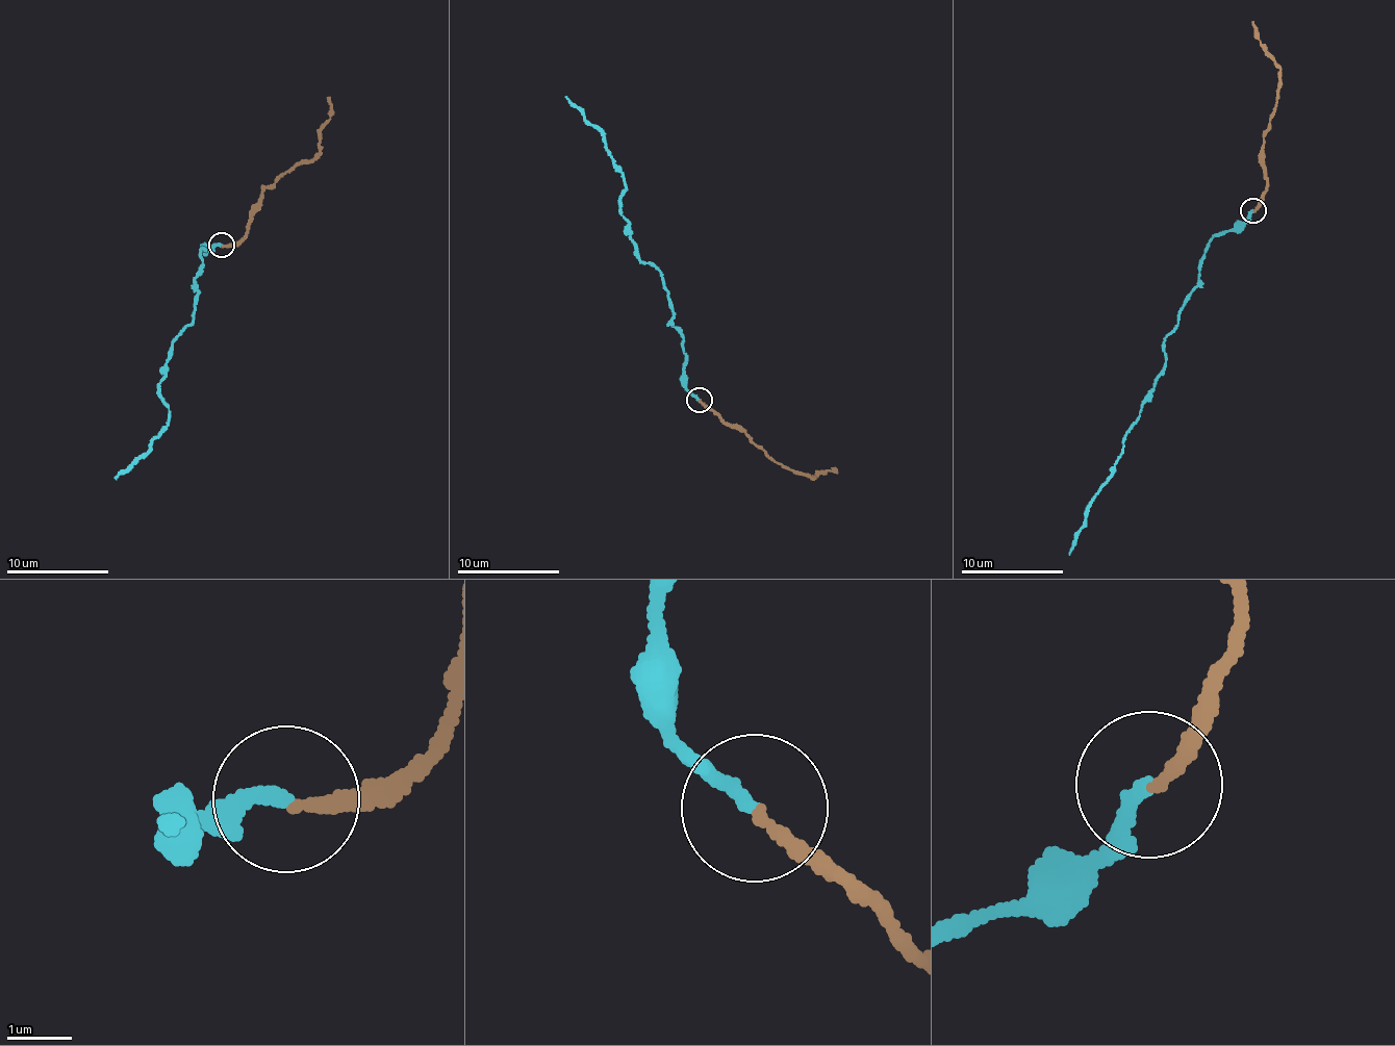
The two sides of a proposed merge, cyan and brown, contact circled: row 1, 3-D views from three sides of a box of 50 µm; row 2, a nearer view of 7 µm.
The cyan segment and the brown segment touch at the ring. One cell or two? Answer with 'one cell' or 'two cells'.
one cell

